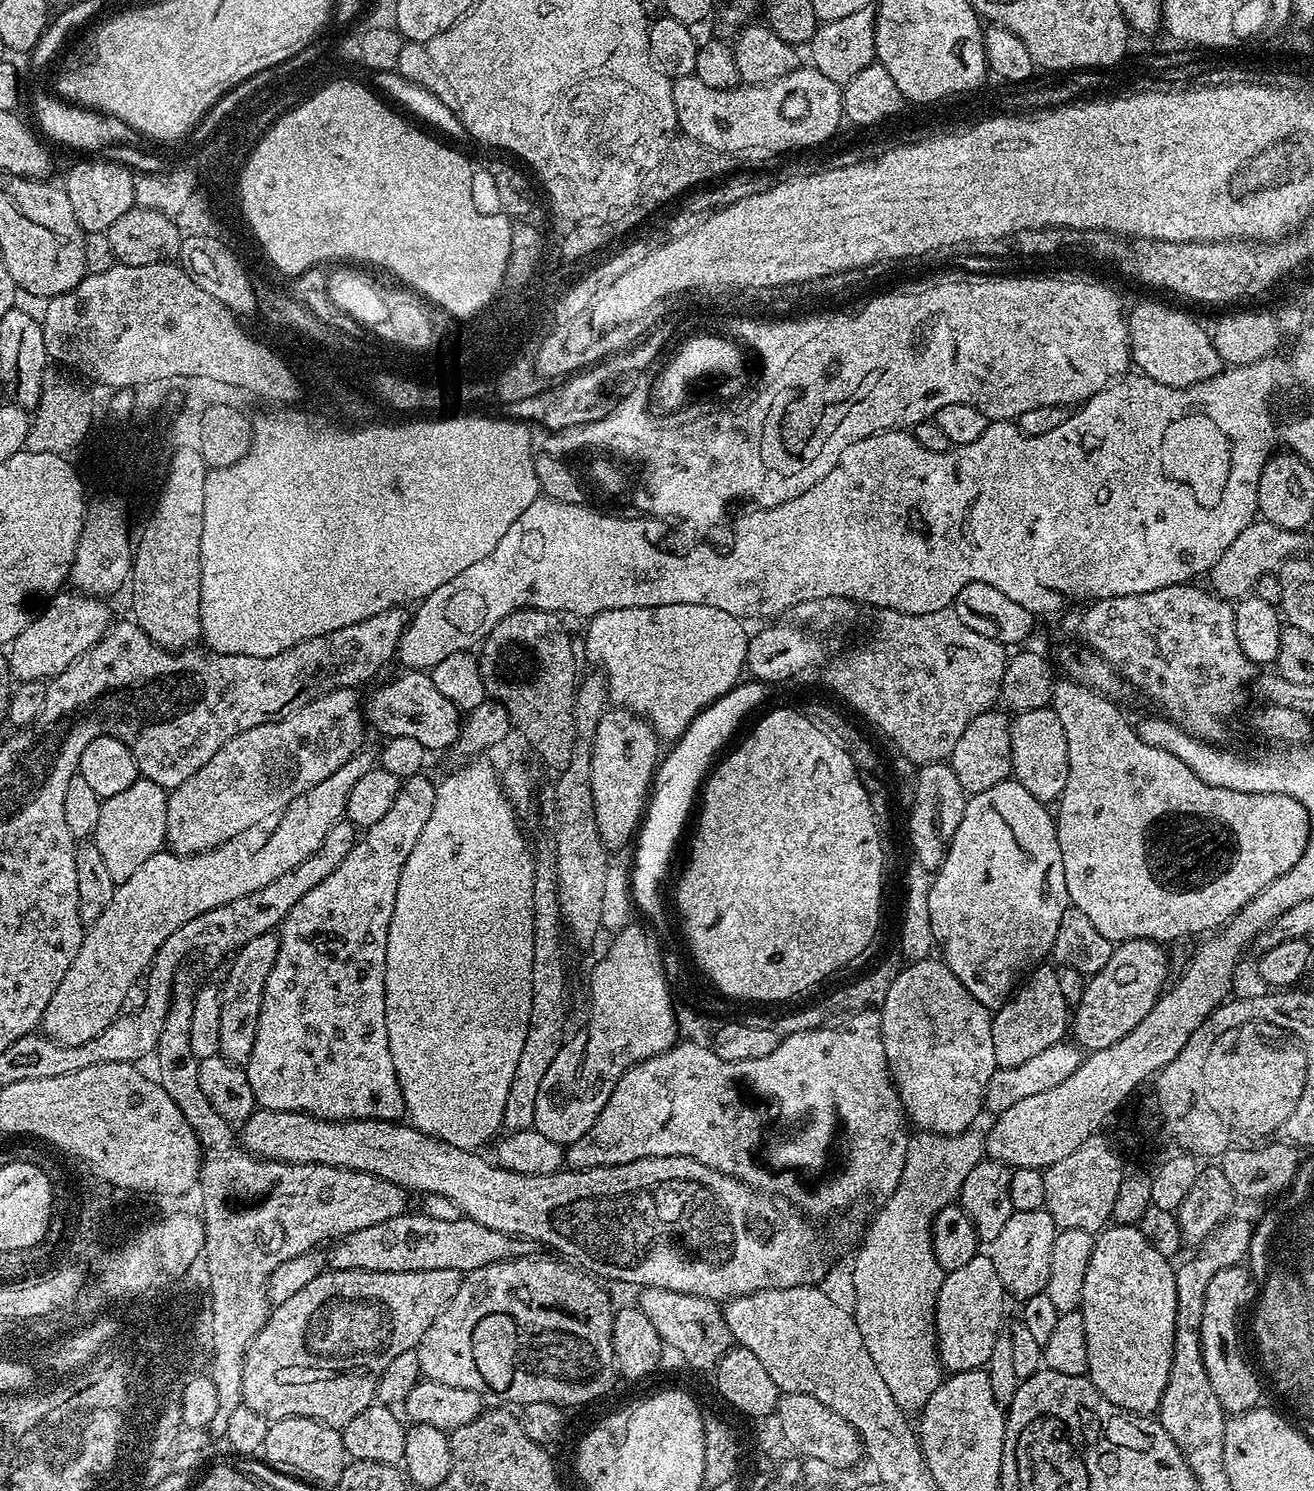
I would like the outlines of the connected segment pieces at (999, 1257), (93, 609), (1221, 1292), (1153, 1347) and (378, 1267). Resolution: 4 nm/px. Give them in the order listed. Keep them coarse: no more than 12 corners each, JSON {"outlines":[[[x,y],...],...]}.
{"outlines":[[[1013,1211],[986,1255],[1017,1302],[1050,1282],[1057,1226]],[[51,597],[10,645],[17,681],[65,672],[108,632],[105,601]],[[1244,1264],[1218,1270],[1202,1309],[1202,1362],[1228,1414],[1261,1403],[1236,1333]],[[1139,1227],[1096,1236],[1086,1375],[1155,1413],[1170,1378],[1176,1268]],[[390,1218],[339,1237],[332,1270],[458,1270],[533,1255],[467,1218]]]}

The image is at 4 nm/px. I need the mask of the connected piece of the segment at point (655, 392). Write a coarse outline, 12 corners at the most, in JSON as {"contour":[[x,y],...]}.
{"contour":[[694,336],[654,376],[648,408],[668,416],[692,382],[716,378],[726,398],[746,378],[743,349],[718,336]]}

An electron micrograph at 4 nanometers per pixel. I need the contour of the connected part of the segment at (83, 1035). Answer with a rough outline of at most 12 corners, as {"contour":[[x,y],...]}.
{"contour":[[361,750],[267,826],[155,852],[54,990],[73,1048],[121,1015],[190,918],[302,866],[374,767]]}

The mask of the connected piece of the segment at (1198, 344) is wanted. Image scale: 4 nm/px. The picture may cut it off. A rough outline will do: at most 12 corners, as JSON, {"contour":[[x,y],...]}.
{"contour":[[1144,300],[1127,313],[1131,363],[1162,386],[1214,378],[1209,329]]}

